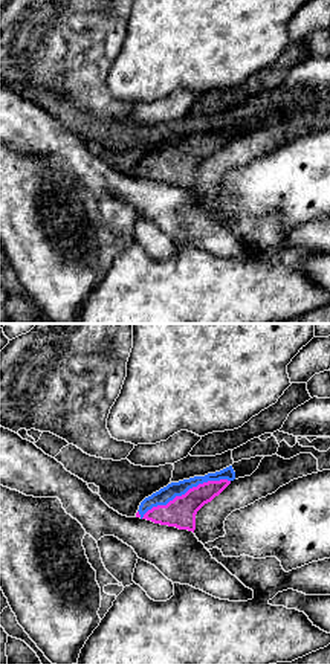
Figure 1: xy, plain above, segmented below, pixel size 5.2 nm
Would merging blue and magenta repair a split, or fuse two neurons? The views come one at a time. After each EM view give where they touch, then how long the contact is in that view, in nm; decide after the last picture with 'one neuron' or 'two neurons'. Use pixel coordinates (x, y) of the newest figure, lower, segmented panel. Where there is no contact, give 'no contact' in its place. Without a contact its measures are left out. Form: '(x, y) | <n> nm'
(184, 493) | 500 nm

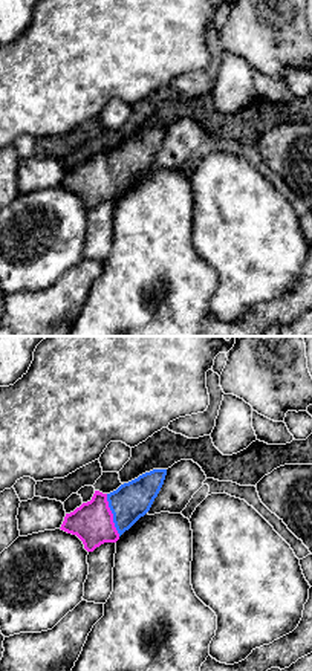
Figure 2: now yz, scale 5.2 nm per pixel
(113, 515) | 240 nm

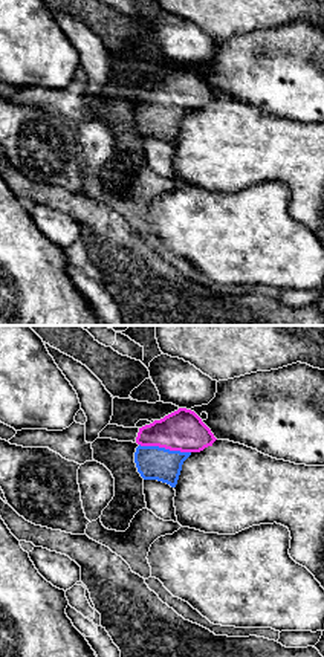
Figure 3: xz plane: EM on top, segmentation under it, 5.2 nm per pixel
(164, 448) | 280 nm

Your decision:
one neuron

